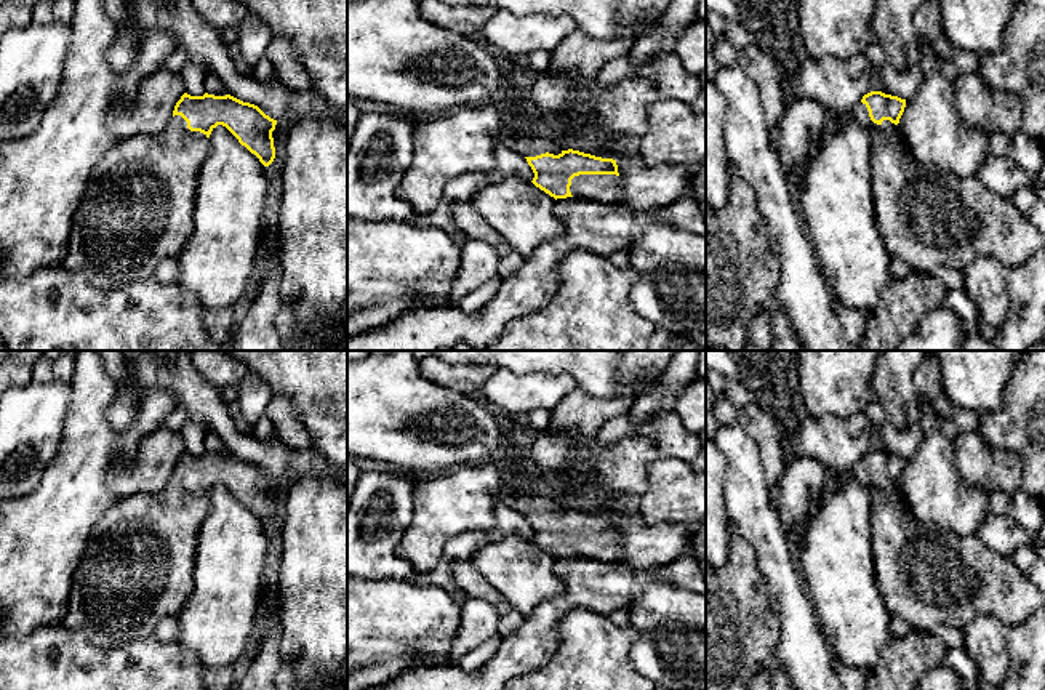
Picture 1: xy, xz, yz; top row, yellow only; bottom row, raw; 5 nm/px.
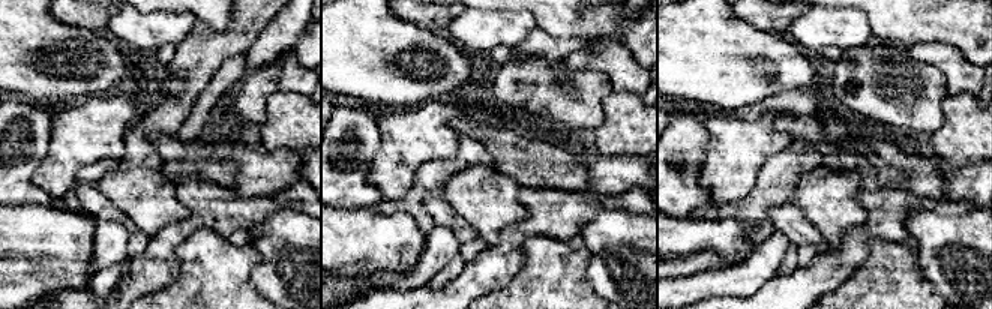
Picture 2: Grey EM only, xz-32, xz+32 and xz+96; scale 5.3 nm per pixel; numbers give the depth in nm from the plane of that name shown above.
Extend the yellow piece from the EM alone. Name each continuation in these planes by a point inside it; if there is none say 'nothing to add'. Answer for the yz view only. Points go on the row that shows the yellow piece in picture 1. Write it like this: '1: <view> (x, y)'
1: yz (925, 216)

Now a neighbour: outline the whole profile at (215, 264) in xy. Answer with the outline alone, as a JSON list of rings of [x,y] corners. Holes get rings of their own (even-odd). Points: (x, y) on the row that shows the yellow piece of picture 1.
[[[222,125],[213,128],[208,138],[208,154],[197,176],[194,195],[194,229],[186,245],[174,256],[178,263],[178,280],[182,288],[190,291],[203,312],[229,309],[246,290],[253,272],[259,240],[266,232],[264,205],[269,191],[266,166]]]

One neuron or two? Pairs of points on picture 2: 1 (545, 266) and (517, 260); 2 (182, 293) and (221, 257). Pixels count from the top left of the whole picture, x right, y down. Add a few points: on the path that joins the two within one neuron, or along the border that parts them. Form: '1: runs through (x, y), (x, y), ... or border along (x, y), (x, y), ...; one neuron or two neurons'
1: border along (550, 236), (524, 240), (524, 264), (503, 288); two neurons
2: runs through (191, 287), (212, 266); one neuron

